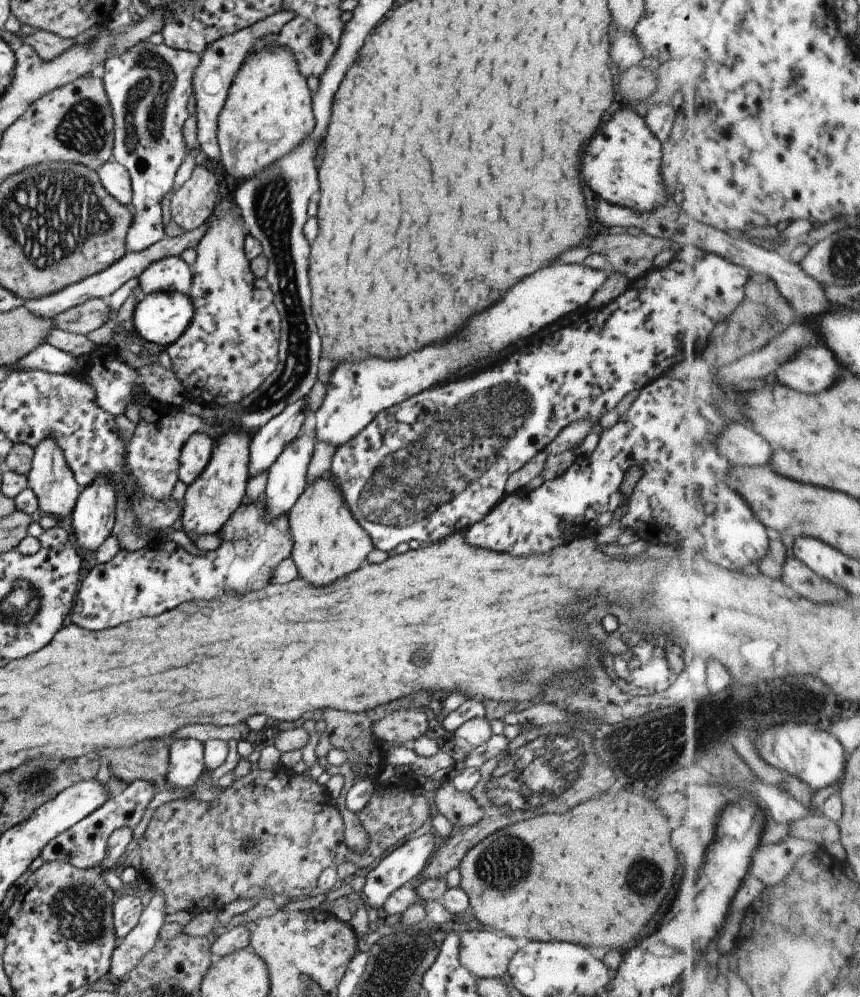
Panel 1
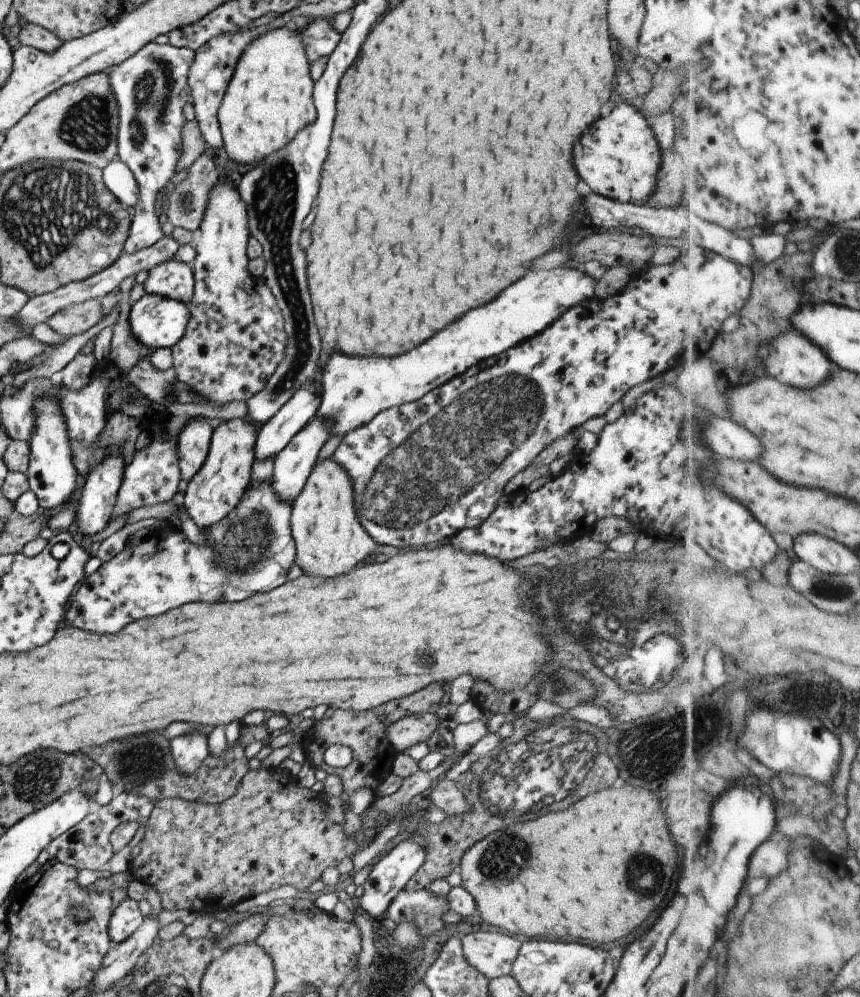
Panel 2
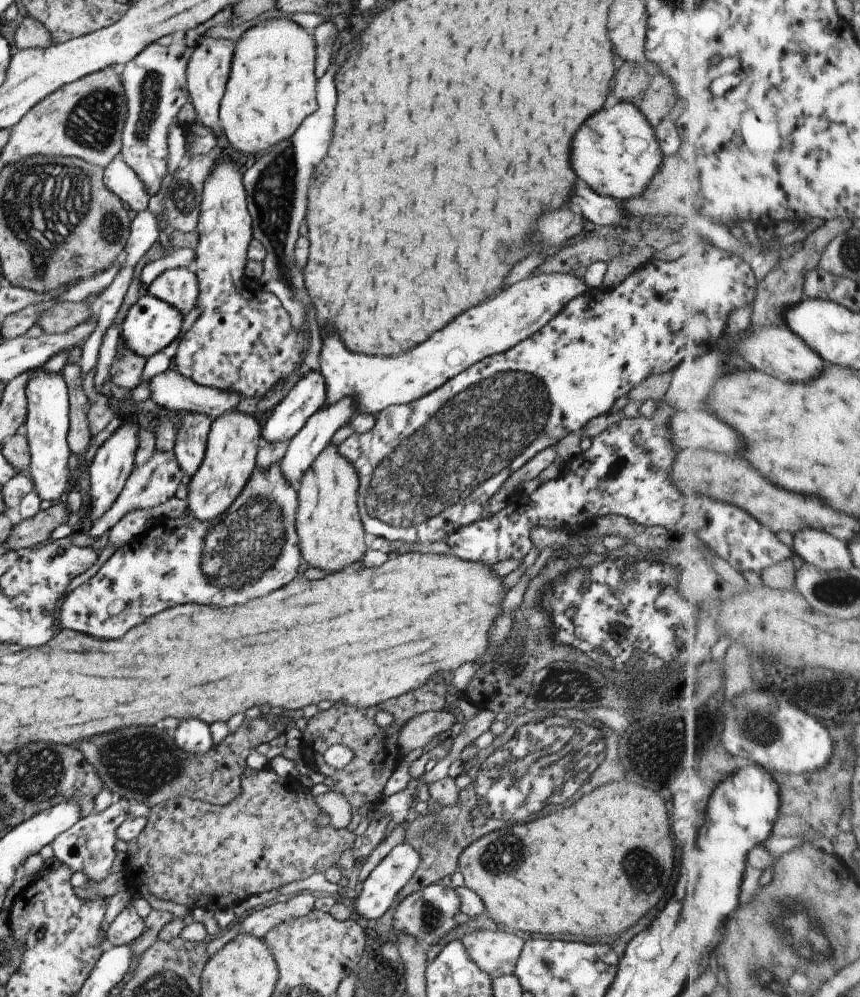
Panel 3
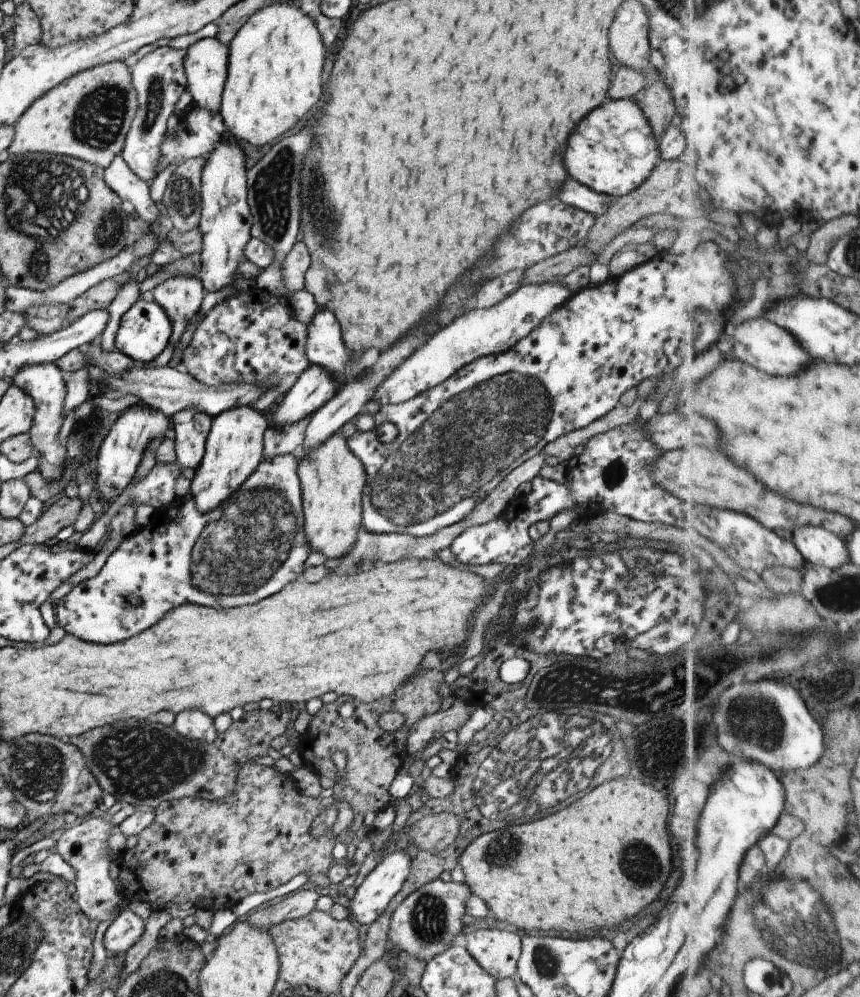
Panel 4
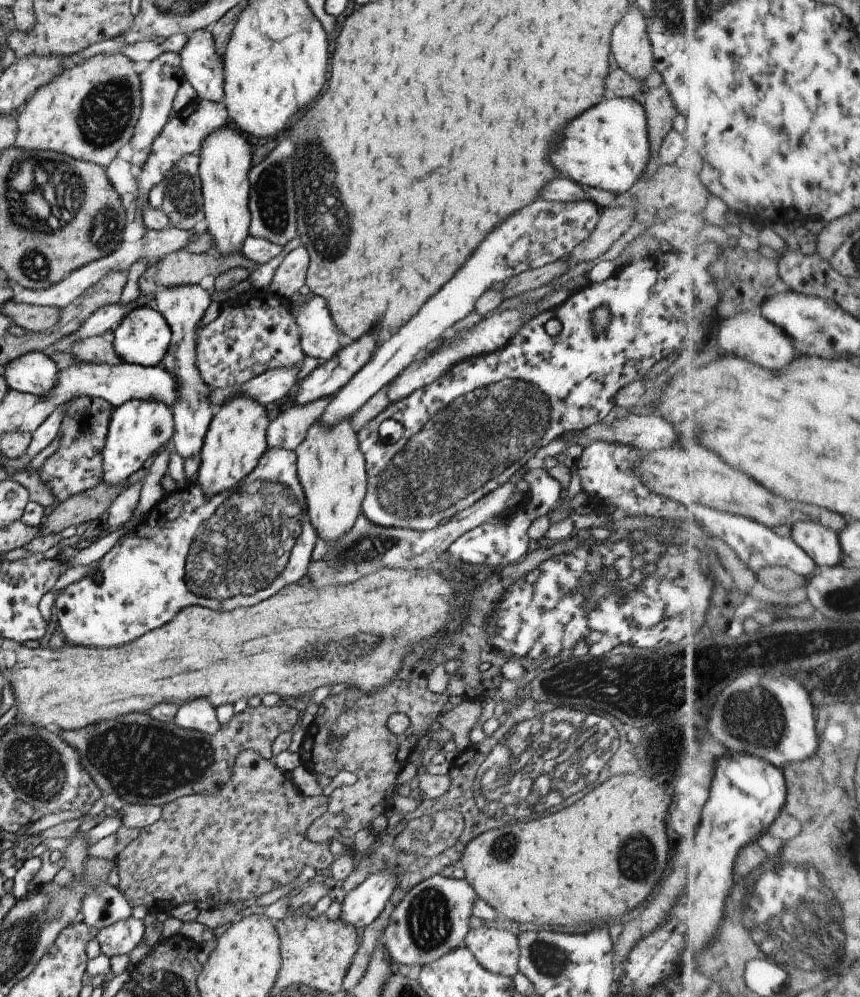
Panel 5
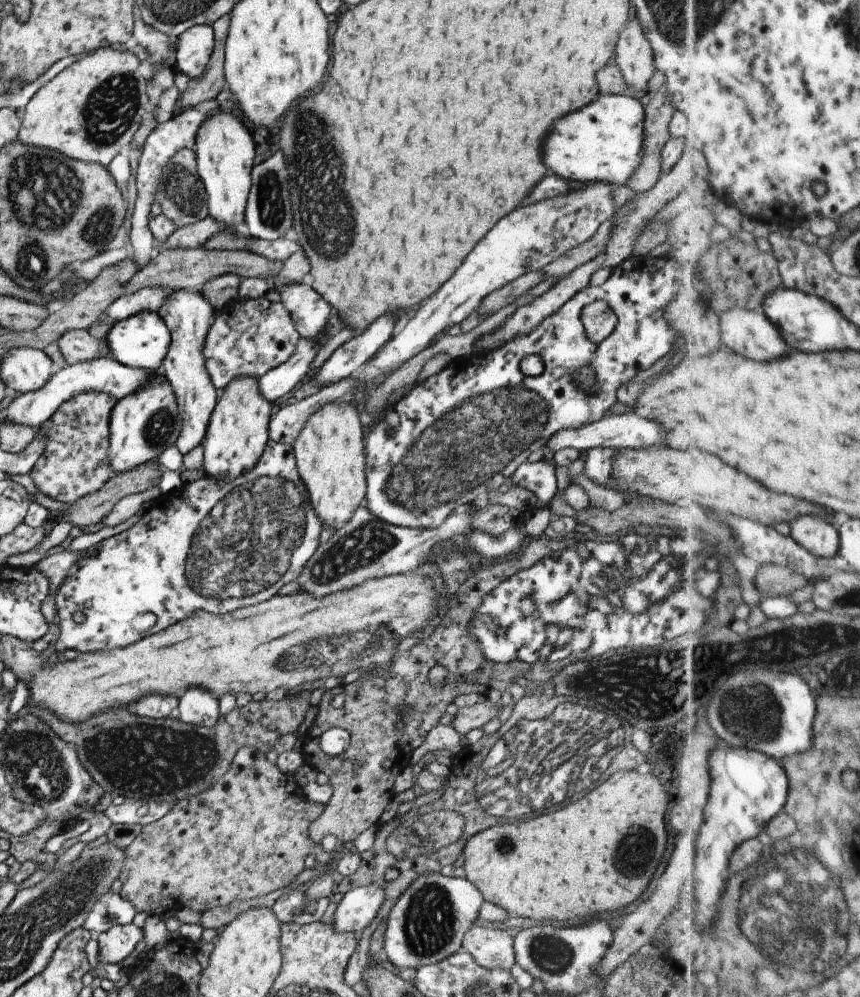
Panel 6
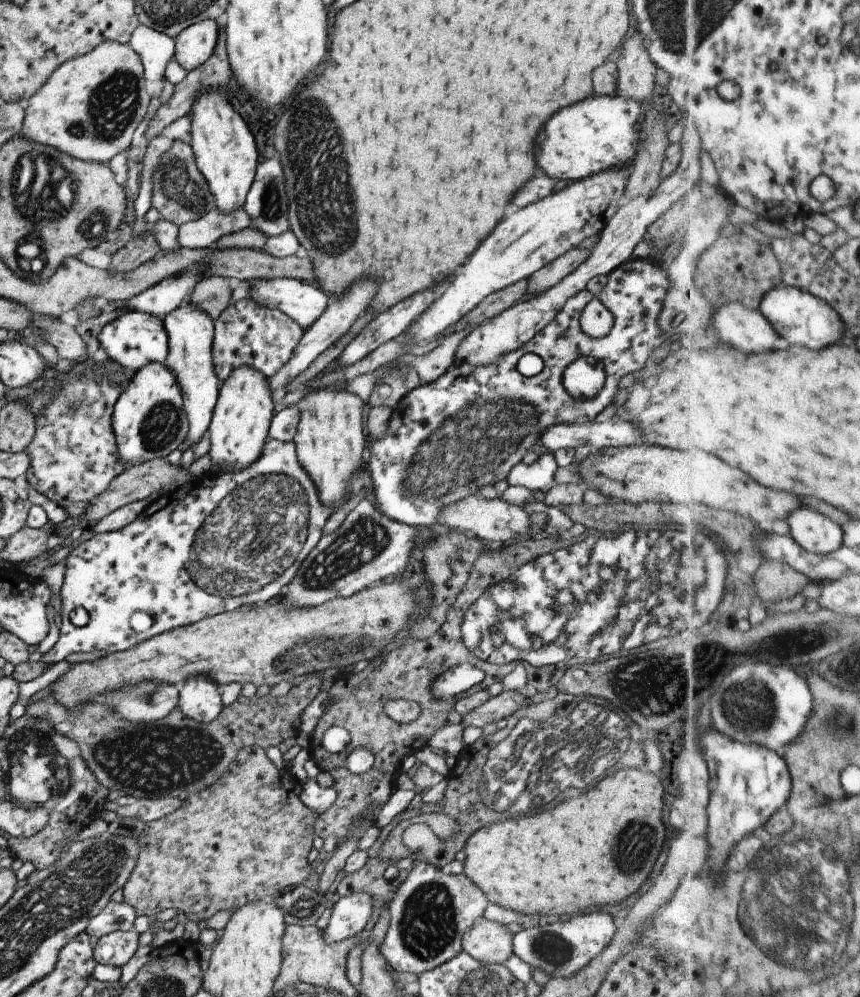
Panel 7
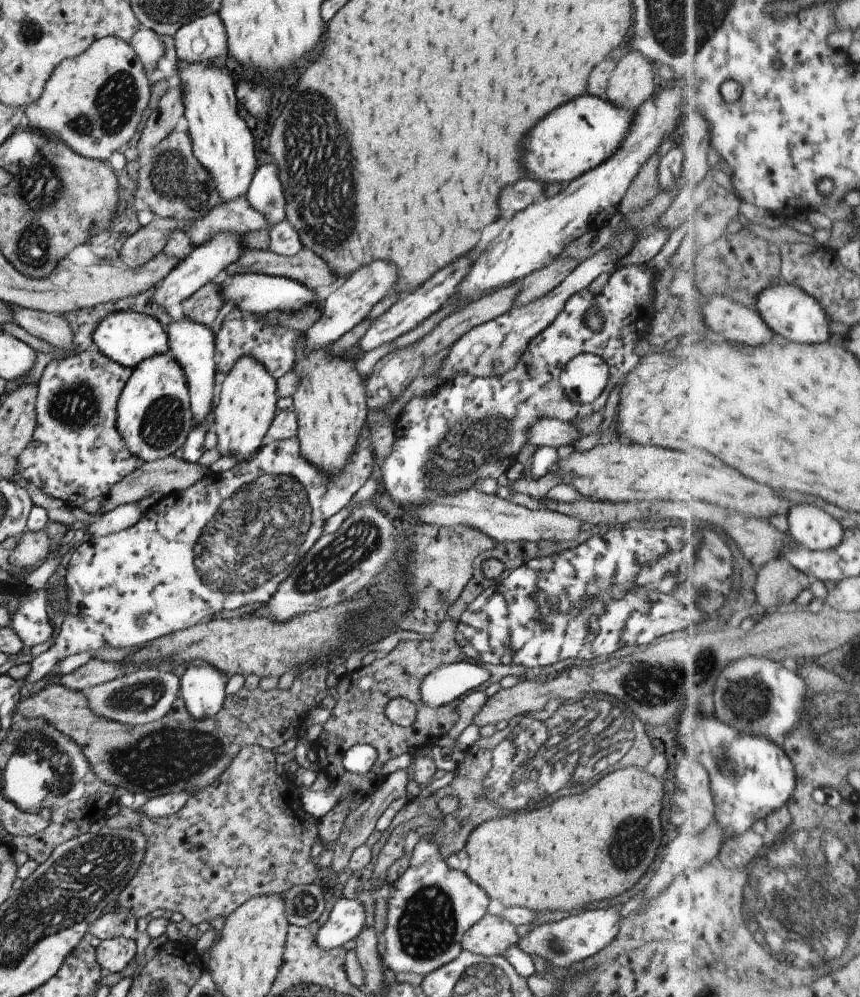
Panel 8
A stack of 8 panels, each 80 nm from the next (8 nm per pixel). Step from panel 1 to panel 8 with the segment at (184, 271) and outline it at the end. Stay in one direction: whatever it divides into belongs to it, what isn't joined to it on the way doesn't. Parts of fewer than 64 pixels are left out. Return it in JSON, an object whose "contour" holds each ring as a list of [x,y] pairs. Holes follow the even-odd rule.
{"contour":[[[186,317],[180,322],[172,321],[166,330],[170,352],[186,375],[194,423],[203,423],[206,415],[212,410],[212,400],[214,400],[214,376],[217,372],[214,334],[202,323]]]}

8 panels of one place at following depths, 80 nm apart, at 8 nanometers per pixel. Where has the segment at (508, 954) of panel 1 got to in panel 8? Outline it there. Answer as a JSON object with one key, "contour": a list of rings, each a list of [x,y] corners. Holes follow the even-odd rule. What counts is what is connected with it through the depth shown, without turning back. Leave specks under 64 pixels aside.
{"contour":[[[486,913],[464,933],[461,948],[483,957],[504,956],[504,951],[518,939],[516,927],[509,920]]]}

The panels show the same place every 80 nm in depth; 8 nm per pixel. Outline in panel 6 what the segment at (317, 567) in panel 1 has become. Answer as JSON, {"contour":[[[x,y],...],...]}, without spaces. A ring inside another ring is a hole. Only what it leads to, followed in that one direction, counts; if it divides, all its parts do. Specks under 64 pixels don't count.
{"contour":[[[342,400],[325,404],[306,420],[292,446],[299,475],[307,486],[313,509],[323,520],[323,528],[334,528],[334,531],[351,519],[367,493],[366,430],[358,417],[360,412],[360,406]]]}

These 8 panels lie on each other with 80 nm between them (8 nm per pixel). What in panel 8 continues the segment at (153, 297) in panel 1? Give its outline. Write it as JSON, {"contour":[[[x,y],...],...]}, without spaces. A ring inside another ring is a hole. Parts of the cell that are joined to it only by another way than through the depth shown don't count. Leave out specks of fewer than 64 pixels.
{"contour":[[[118,311],[105,316],[98,321],[92,331],[91,340],[97,345],[106,358],[133,369],[145,358],[153,357],[157,354],[164,354],[169,348],[169,338],[166,328],[161,325],[156,317],[137,313],[134,311]]]}

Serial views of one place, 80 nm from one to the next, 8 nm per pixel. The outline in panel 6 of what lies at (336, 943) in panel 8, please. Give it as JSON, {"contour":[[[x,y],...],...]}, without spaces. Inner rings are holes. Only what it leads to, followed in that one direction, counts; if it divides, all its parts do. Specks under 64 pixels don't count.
{"contour":[[[373,882],[348,891],[334,913],[333,927],[336,932],[358,932],[367,927],[382,906],[385,890]]]}

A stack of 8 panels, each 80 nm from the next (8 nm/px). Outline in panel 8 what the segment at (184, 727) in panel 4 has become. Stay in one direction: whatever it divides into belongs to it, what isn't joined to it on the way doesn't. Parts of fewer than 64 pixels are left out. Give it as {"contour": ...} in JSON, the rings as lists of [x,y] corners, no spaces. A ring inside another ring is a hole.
{"contour":[[[190,661],[179,681],[185,707],[196,720],[202,720],[220,710],[229,676],[207,662]]]}

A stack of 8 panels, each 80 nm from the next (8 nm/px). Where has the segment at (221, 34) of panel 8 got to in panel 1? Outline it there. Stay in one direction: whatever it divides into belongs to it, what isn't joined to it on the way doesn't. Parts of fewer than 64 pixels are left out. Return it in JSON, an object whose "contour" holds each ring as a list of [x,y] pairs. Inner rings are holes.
{"contour":[[[282,9],[259,20],[251,27],[240,29],[234,34],[224,35],[222,38],[216,39],[204,49],[202,54],[199,54],[200,62],[194,69],[192,77],[193,95],[196,99],[195,117],[197,118],[197,137],[200,143],[200,151],[204,152],[209,159],[218,161],[221,158],[217,133],[218,117],[224,106],[223,102],[227,97],[228,89],[236,73],[240,70],[241,64],[256,42],[269,34],[278,34],[284,28],[284,25],[294,17],[295,14],[292,11]]]}

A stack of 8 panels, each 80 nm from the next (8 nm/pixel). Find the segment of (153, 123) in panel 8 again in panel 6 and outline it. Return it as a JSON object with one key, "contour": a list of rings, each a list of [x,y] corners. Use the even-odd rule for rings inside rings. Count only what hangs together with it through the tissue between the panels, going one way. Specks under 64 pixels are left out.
{"contour":[[[230,15],[221,16],[212,26],[215,34],[215,45],[210,60],[204,72],[198,77],[190,79],[188,87],[179,94],[173,112],[166,117],[172,118],[194,105],[204,101],[215,99],[224,88],[227,88],[224,63],[225,63],[225,40],[229,33]]]}

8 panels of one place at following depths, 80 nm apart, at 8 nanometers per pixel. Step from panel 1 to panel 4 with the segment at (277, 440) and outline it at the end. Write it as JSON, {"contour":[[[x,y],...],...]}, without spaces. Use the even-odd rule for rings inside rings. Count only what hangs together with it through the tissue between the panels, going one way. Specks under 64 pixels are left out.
{"contour":[[[311,364],[283,395],[275,411],[275,423],[270,427],[282,428],[314,414],[340,388],[341,382],[326,367]]]}

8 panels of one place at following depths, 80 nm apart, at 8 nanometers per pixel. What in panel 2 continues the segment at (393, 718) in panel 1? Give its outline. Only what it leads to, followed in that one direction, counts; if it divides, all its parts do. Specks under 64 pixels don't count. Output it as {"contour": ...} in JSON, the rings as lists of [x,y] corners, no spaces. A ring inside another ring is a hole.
{"contour":[[[436,712],[414,713],[392,723],[387,737],[397,752],[408,751],[418,742],[426,742],[436,731],[440,718]]]}

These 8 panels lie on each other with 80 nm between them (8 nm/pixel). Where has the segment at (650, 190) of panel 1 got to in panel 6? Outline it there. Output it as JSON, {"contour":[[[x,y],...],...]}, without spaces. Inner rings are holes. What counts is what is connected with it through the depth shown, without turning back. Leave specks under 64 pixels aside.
{"contour":[[[629,95],[598,96],[594,102],[590,102],[590,106],[584,106],[574,114],[566,114],[566,118],[560,118],[560,122],[554,122],[554,126],[550,126],[550,134],[544,142],[544,164],[564,180],[582,184],[600,181],[612,186],[624,186],[641,162],[644,127],[645,109],[638,99]]]}

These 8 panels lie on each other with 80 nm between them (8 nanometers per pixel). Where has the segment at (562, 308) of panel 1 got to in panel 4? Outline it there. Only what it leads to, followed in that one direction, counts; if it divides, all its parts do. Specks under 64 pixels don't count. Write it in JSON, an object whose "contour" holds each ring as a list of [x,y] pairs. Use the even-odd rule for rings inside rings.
{"contour":[[[559,282],[539,285],[522,285],[513,294],[488,310],[475,309],[455,318],[440,327],[428,340],[416,349],[377,388],[372,401],[380,406],[397,405],[425,390],[444,382],[454,372],[480,357],[509,351],[521,338],[531,333],[547,317],[547,314],[562,306],[574,292],[568,291]],[[318,307],[307,325],[305,351],[312,365],[326,367],[331,375],[344,383],[361,377],[369,368],[345,345],[334,313]]]}

